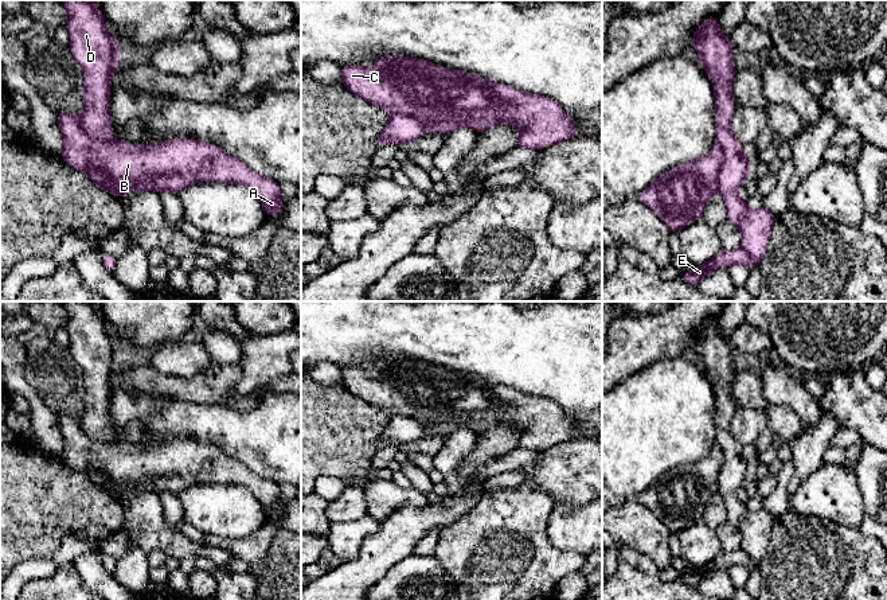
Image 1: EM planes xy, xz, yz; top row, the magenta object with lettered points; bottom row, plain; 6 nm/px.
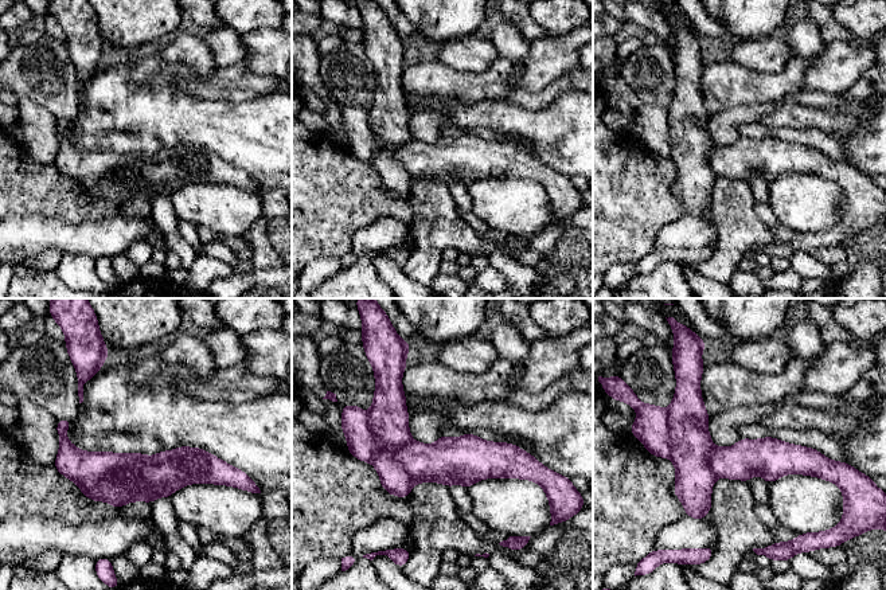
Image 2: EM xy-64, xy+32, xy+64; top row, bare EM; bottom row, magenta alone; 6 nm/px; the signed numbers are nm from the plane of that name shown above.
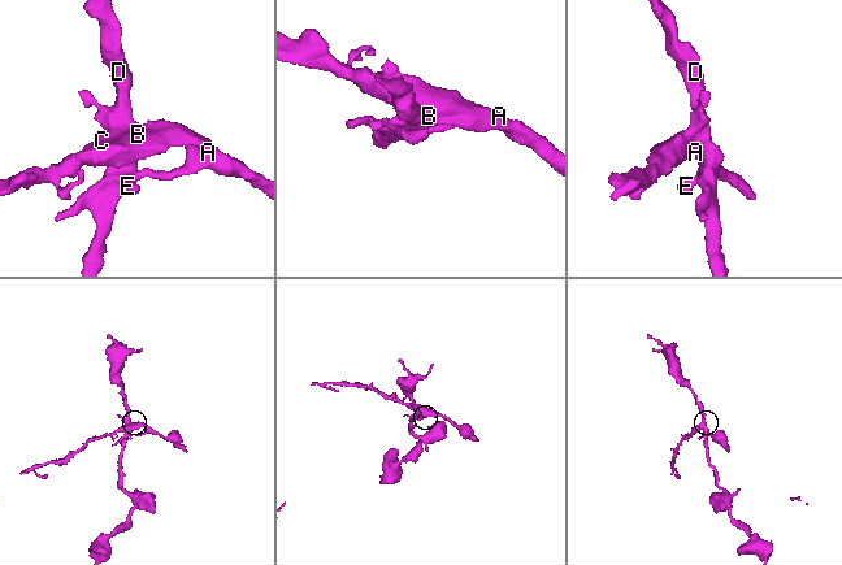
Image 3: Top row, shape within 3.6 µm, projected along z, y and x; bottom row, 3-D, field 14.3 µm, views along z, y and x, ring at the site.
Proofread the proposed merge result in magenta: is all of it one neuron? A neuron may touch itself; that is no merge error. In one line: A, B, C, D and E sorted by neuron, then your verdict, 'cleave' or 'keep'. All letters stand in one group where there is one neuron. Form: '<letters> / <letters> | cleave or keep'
A B C E / D | cleave

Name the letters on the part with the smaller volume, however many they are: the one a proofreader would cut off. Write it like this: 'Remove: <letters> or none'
Remove: A, B, C, E

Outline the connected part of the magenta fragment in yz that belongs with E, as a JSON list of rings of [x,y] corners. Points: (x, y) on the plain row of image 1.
[[[734,550],[730,553],[719,553],[711,562],[702,565],[699,568],[692,568],[691,572],[684,573],[680,578],[688,585],[696,589],[698,584],[707,576],[710,576],[715,569],[728,569],[734,565],[743,565],[753,570],[758,568],[757,564],[742,550]]]

